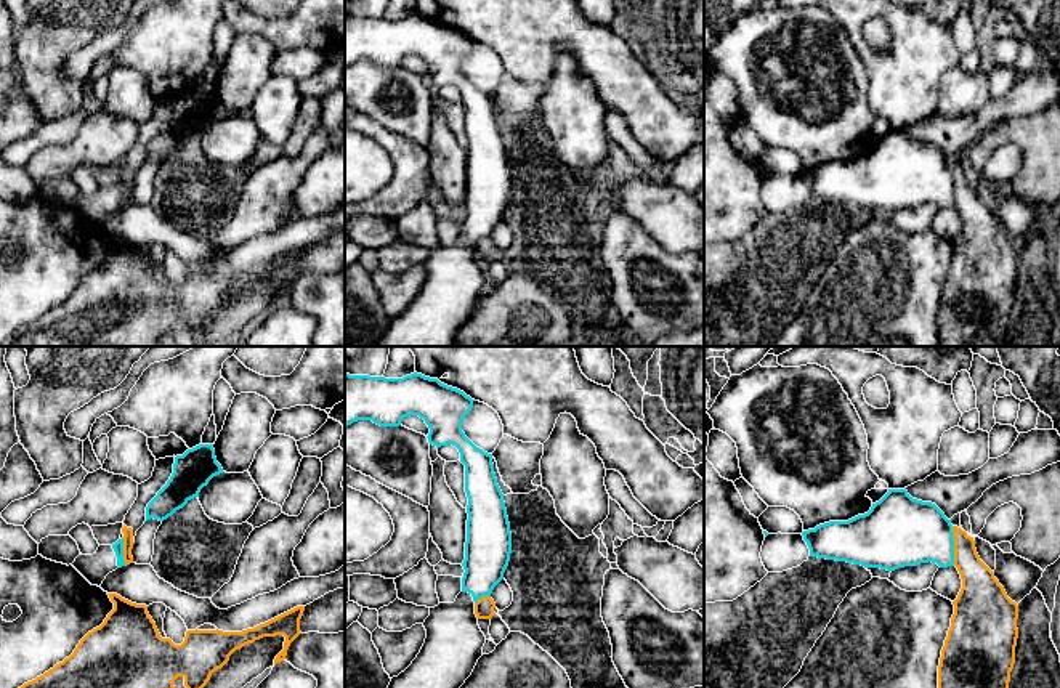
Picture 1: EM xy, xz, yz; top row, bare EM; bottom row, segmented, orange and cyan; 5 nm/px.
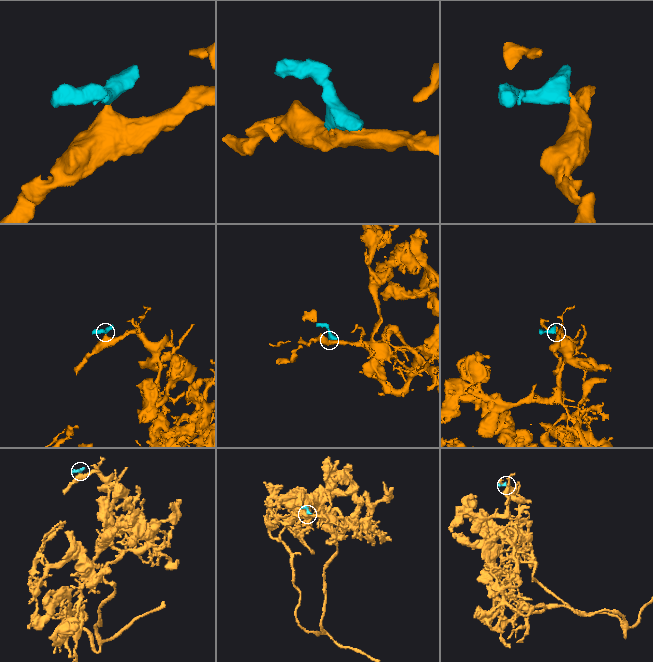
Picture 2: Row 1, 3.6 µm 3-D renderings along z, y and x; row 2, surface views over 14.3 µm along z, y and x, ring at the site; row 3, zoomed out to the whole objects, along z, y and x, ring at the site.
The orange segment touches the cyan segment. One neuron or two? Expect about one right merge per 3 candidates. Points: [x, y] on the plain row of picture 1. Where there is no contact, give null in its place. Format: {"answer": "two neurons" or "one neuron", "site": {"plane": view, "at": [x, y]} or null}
{"answer": "two neurons", "site": {"plane": "yz", "at": [954, 186]}}

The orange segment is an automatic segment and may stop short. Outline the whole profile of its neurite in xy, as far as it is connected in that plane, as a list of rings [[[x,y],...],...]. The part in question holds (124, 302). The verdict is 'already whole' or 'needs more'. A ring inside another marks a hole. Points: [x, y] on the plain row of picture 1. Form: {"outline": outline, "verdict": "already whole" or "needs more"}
{"outline": [[[117,234],[107,236],[114,250],[104,263],[88,273],[69,298],[24,324],[2,346],[156,346],[162,335],[178,335],[173,327],[178,318],[184,319],[184,327],[192,335],[207,326],[212,314],[221,310],[236,290],[263,277],[285,277],[274,306],[284,302],[290,284],[301,274],[300,260],[305,252],[305,247],[297,247],[242,273],[188,271],[184,282],[175,285],[160,277],[146,245],[131,244]]], "verdict": "already whole"}

